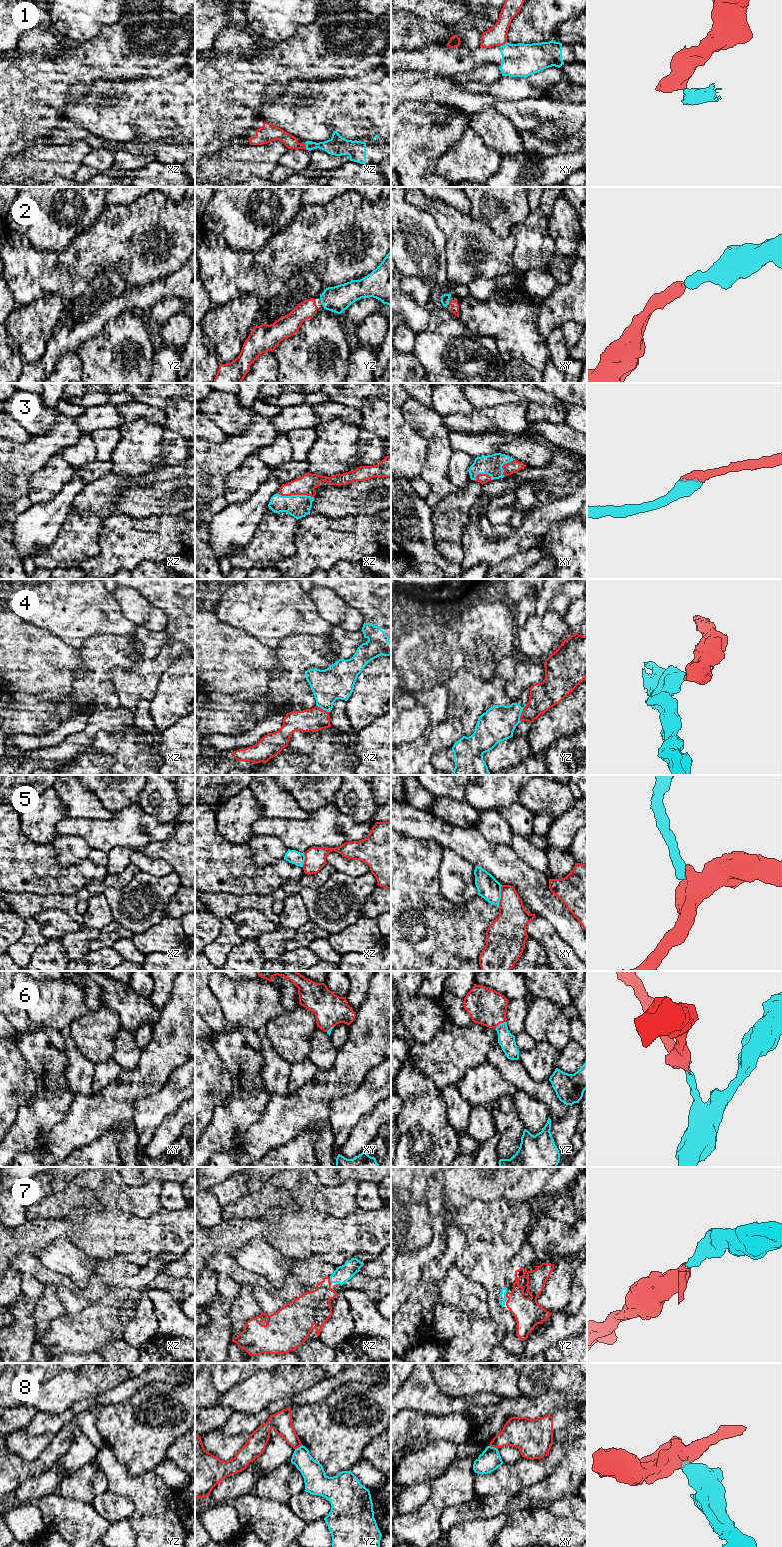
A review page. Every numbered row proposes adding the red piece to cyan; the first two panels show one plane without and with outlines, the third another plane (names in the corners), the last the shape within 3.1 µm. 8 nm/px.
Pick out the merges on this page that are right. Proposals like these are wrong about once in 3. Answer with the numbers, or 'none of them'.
2, 3, 6, 7

